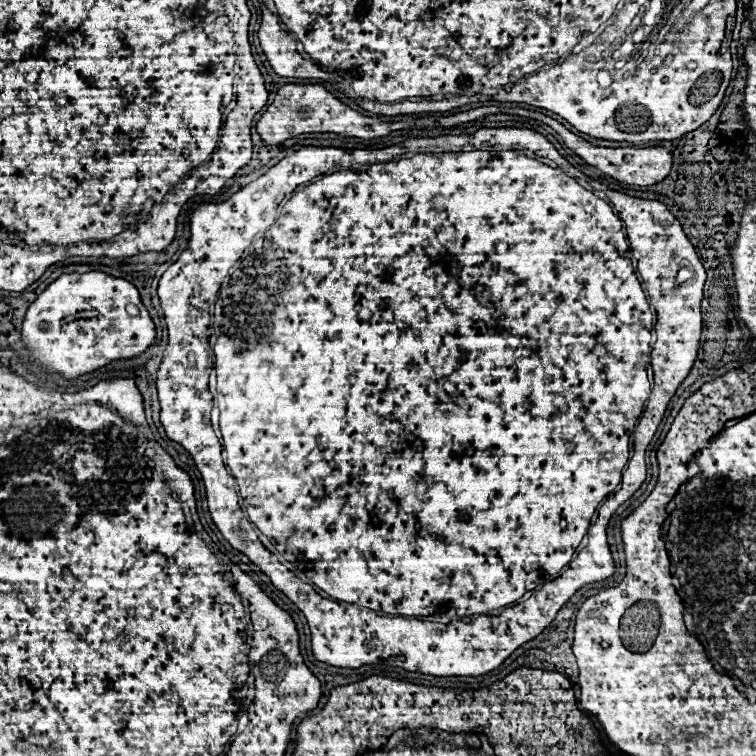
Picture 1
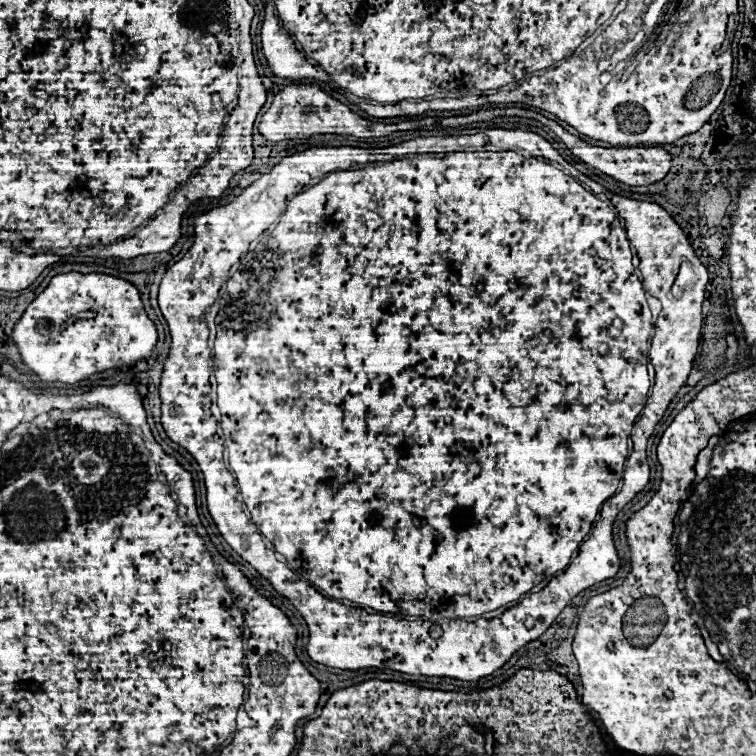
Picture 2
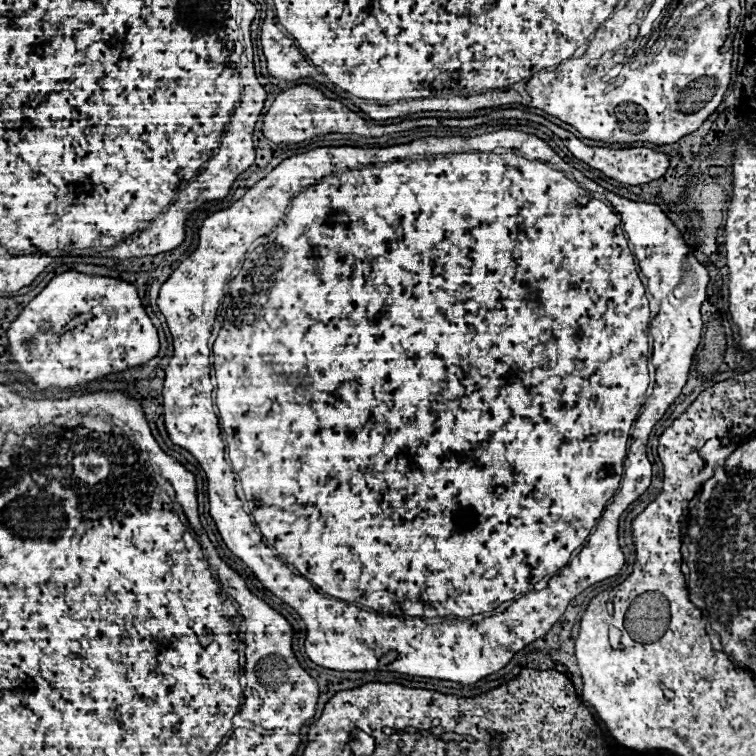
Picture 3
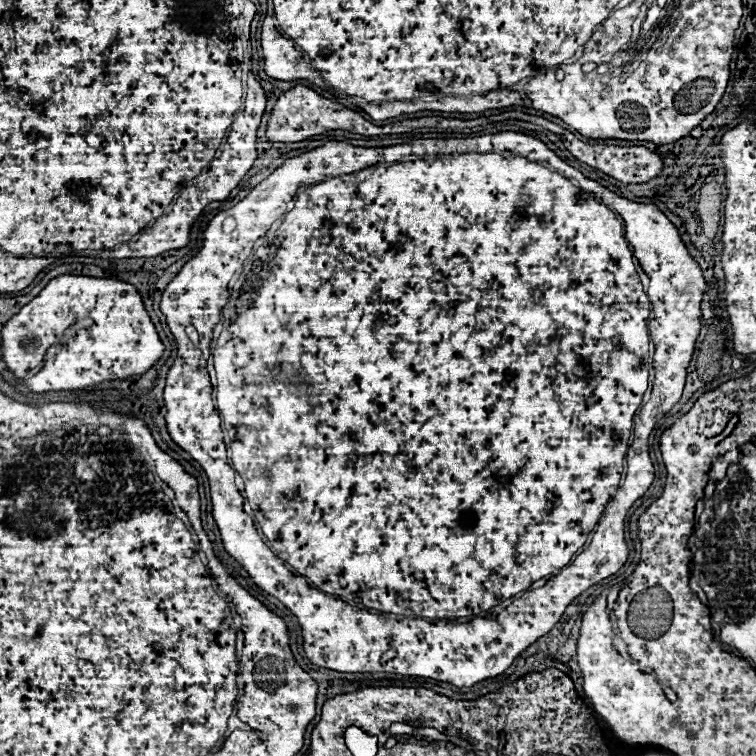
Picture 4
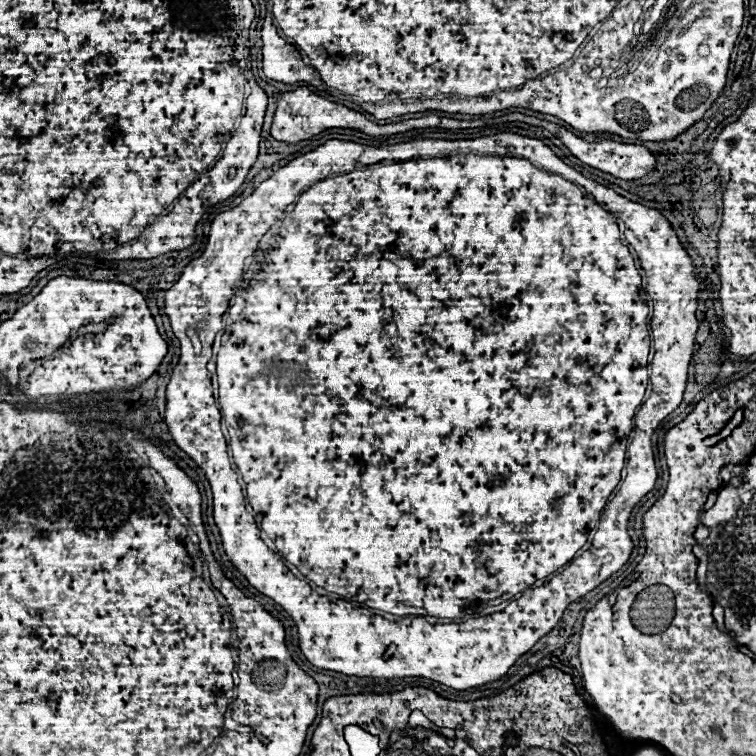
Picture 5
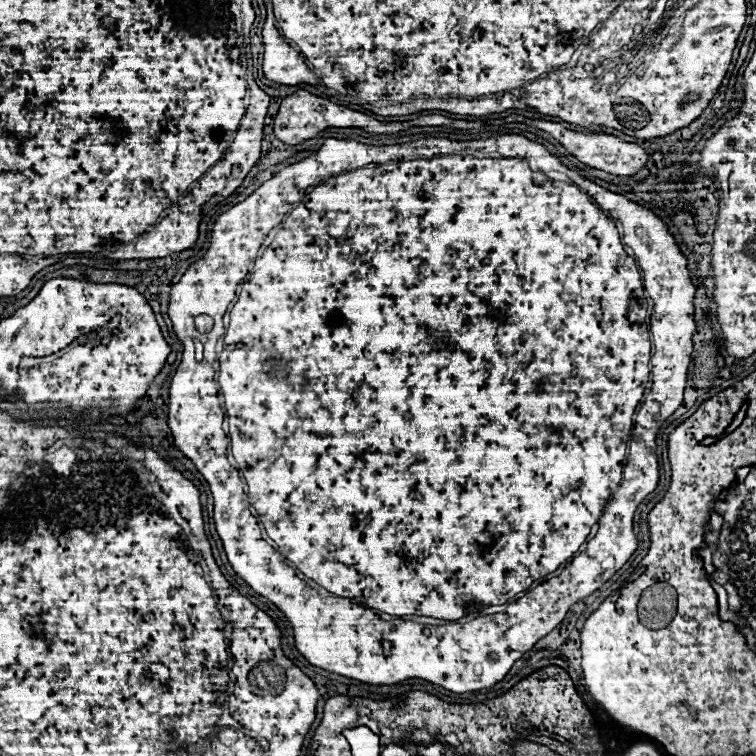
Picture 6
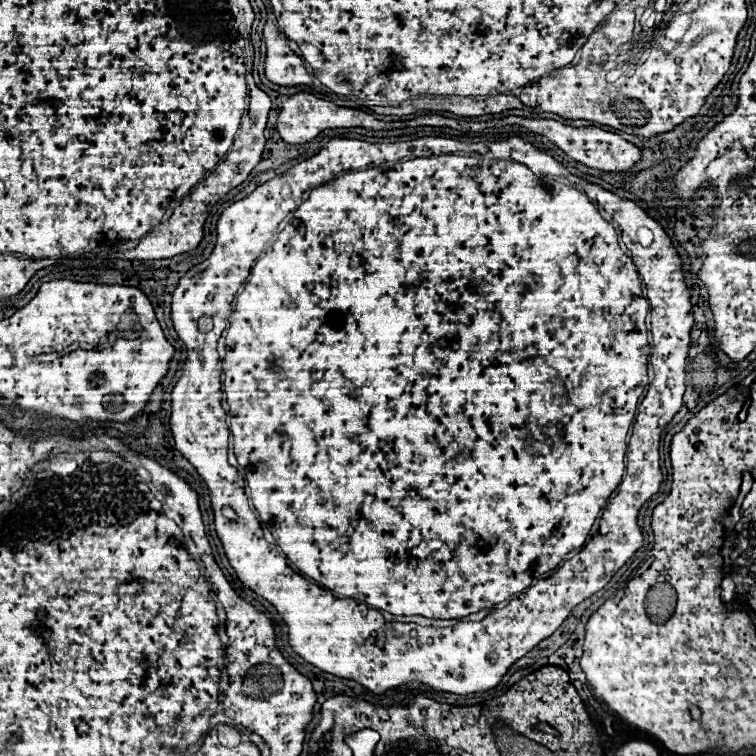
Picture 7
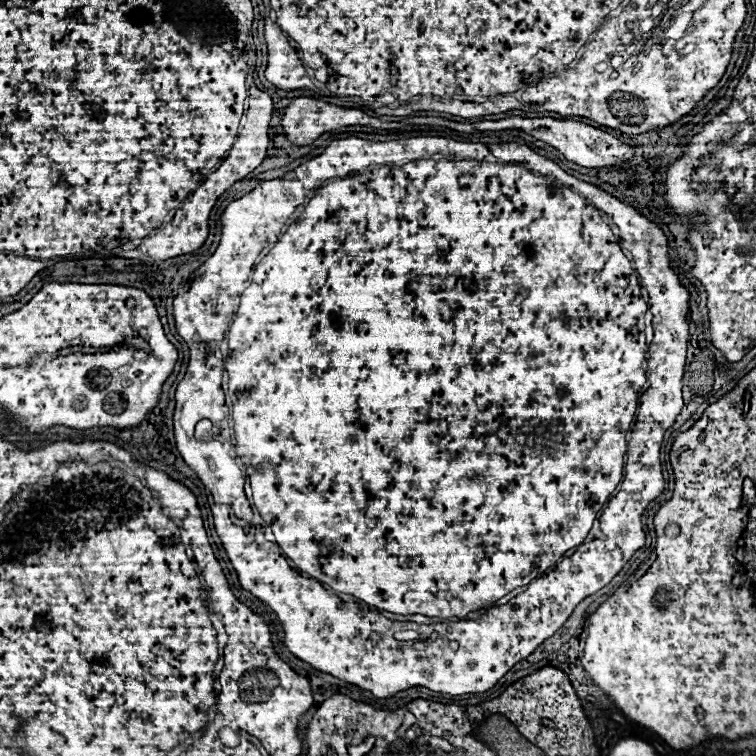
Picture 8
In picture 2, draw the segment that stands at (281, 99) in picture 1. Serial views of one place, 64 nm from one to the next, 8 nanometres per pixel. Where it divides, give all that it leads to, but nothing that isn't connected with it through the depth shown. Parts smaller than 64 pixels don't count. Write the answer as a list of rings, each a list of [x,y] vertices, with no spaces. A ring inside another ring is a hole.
[[[286,86],[282,92],[276,94],[272,106],[260,120],[260,134],[270,142],[282,142],[282,140],[296,140],[296,138],[308,138],[312,134],[350,134],[358,138],[380,138],[388,136],[398,130],[412,130],[419,119],[406,120],[398,124],[378,124],[370,122],[354,112],[350,112],[342,102],[334,100],[326,92],[322,92],[318,86]]]

